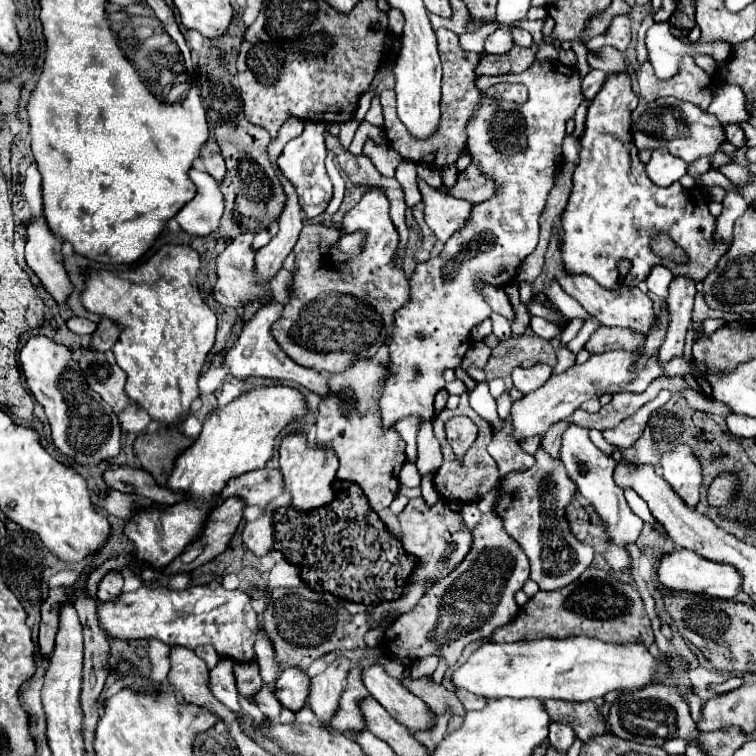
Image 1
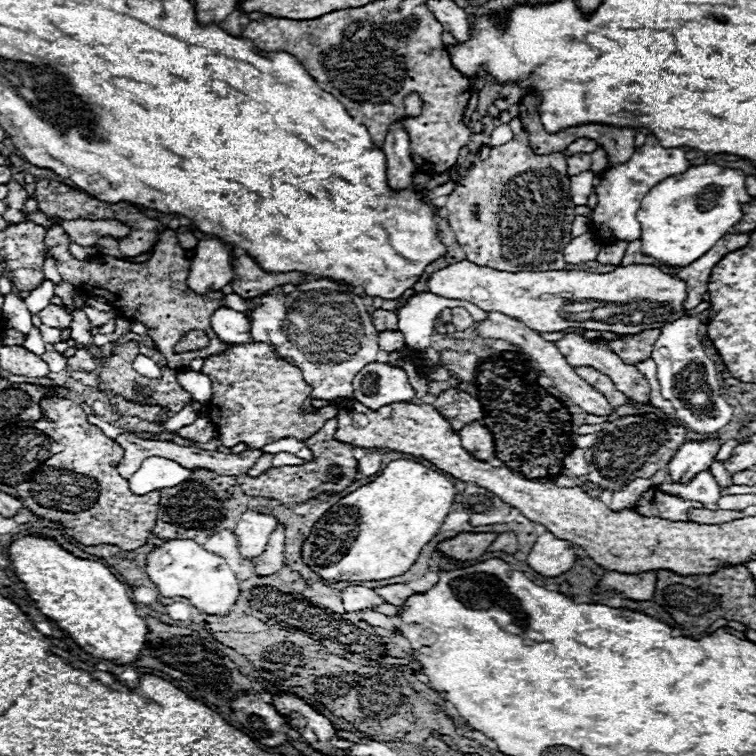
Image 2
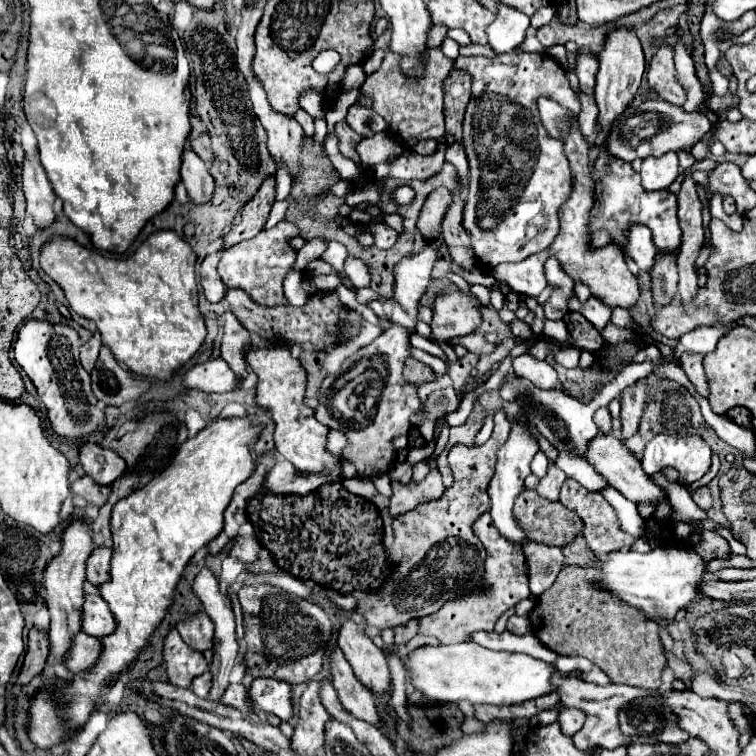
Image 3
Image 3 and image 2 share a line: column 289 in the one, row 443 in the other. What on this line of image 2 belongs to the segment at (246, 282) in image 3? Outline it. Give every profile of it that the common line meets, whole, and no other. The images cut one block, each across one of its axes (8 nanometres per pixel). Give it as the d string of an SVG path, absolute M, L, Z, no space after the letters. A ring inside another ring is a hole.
M264 342L232 344L222 356L204 358L200 370L212 382L212 398L208 418L218 428L220 442L226 448L246 444L248 450L262 450L280 438L296 438L306 442L316 434L326 420L336 416L334 408L320 408L314 414L300 414L300 406L310 396L312 388L304 382L302 372L290 362L278 358Z

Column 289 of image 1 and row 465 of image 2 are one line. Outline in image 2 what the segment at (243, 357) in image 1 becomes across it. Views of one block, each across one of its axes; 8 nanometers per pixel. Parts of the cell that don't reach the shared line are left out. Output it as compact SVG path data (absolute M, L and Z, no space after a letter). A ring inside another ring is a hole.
M368 452L364 458L358 460L358 472L362 476L374 476L380 472L380 468L382 468L382 460L378 452Z

